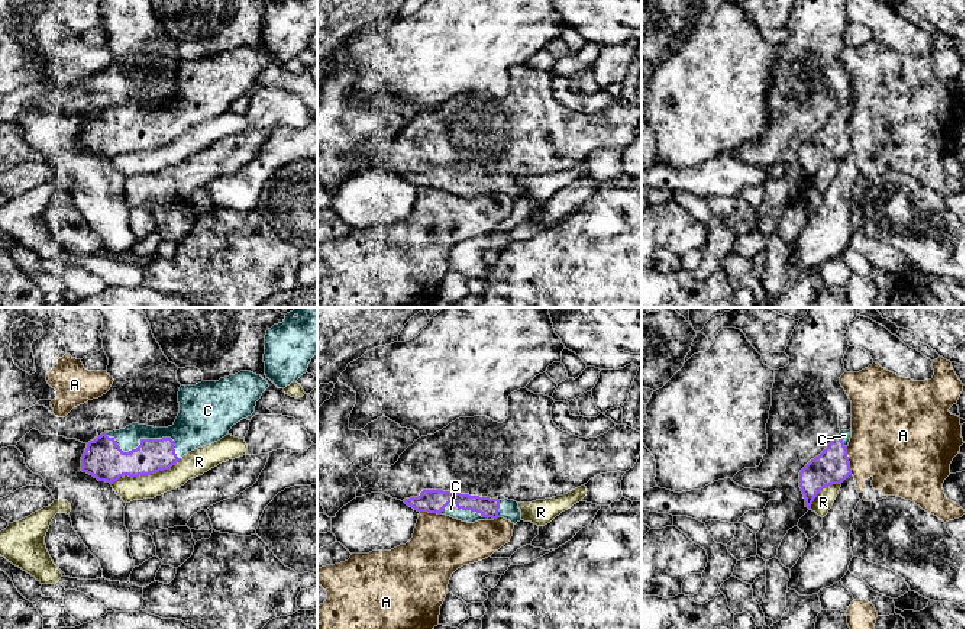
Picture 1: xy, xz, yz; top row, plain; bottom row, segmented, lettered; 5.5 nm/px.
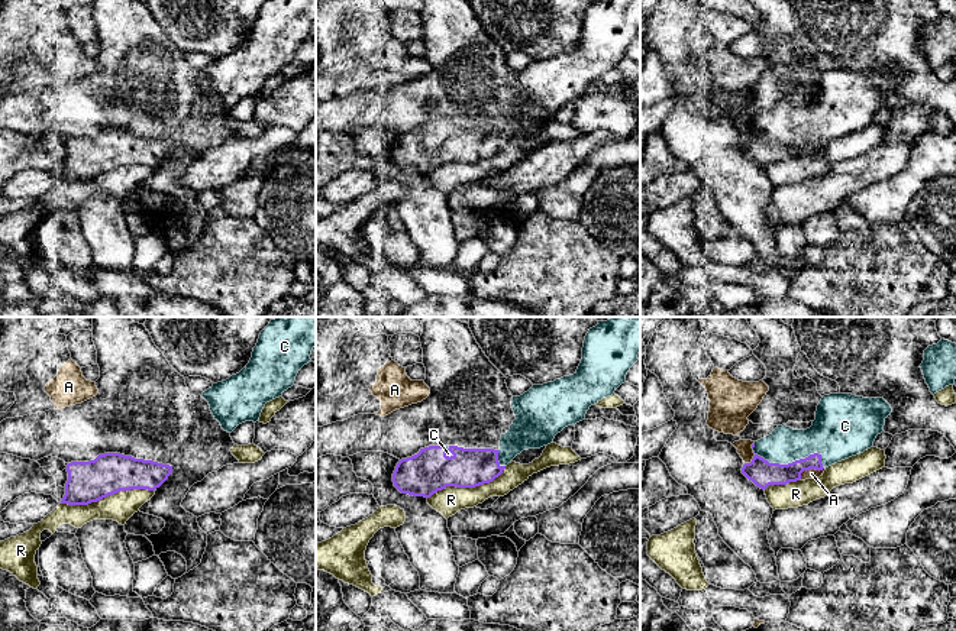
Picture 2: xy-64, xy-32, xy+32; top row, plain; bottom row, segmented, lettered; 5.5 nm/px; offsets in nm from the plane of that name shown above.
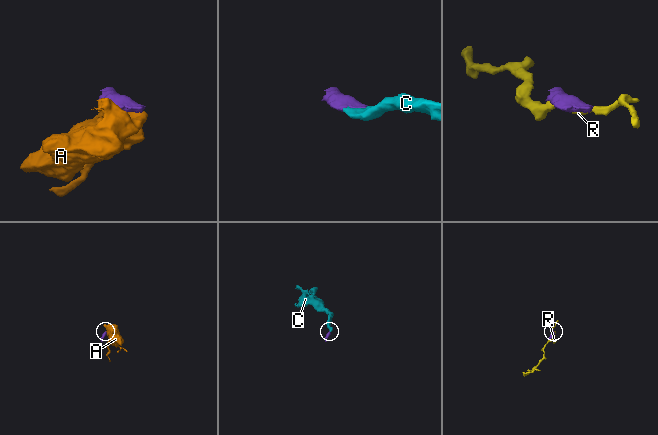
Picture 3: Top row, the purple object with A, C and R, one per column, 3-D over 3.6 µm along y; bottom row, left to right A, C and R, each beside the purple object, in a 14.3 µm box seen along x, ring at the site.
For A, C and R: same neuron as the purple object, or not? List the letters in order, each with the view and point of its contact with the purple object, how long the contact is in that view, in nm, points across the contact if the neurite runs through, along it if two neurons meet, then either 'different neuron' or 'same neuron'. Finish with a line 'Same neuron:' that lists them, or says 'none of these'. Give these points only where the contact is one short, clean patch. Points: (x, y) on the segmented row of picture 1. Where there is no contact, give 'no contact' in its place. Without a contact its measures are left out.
A: contact yz (847, 461); length 160 nm; border yz (846, 447), (852, 474); different neuron
C: contact xy (146, 439); length 440 nm; same neuron
R: contact xy (146, 474); length 420 nm; different neuron
Same neuron: C

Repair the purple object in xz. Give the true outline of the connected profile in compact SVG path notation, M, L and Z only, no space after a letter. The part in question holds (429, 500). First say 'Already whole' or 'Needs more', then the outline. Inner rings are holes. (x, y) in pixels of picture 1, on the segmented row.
Needs more. M423 490L419 497L403 501L417 512L446 515L468 523L497 517L504 517L514 525L521 520L518 503L508 499L498 500L456 491Z

